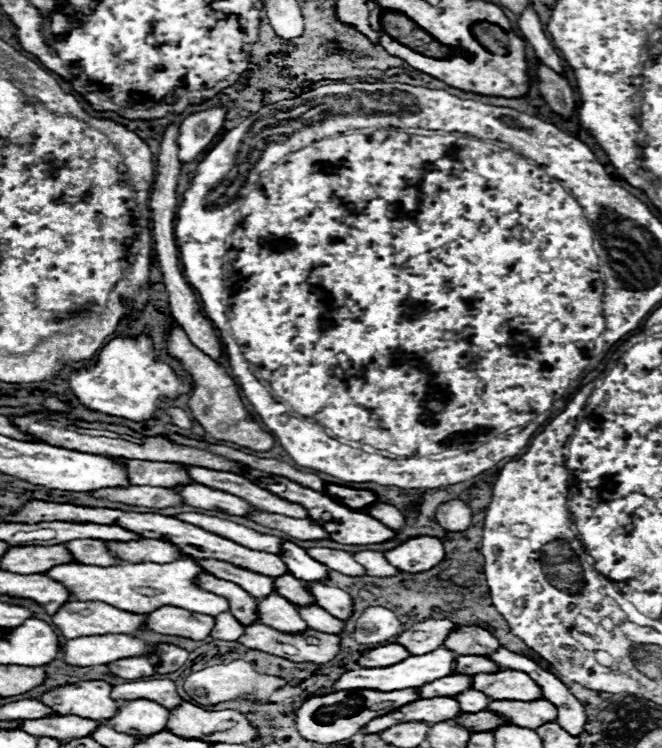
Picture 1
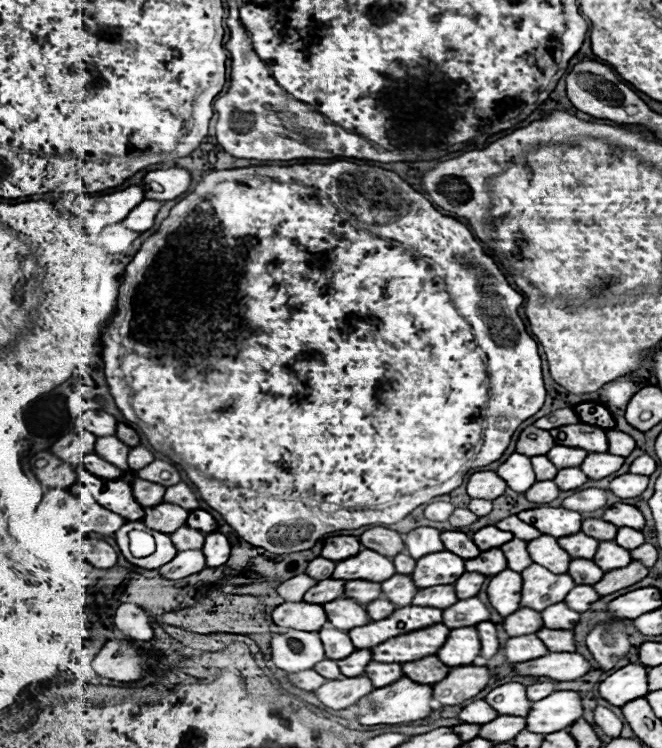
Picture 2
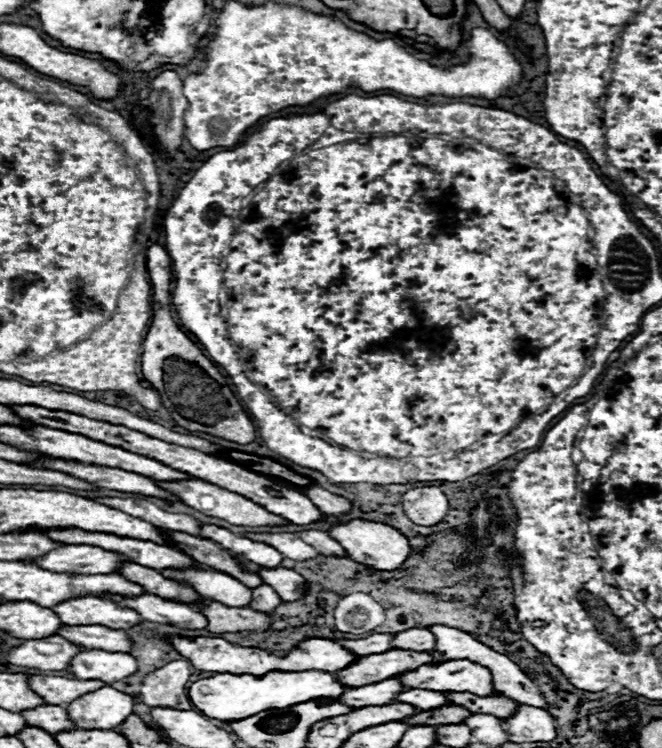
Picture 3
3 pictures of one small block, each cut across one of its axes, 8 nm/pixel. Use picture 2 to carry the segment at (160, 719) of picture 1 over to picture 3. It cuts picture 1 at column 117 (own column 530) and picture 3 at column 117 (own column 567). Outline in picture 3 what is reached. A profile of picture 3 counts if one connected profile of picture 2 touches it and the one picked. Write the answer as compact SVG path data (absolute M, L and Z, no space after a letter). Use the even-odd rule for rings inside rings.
M104 686L92 694L84 694L70 702L68 714L84 730L114 730L130 714L134 714L134 698Z

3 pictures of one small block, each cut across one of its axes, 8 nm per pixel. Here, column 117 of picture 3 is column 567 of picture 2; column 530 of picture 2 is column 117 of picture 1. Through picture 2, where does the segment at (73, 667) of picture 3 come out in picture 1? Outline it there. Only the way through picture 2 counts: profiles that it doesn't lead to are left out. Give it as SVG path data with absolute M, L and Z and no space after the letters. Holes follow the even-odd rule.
M142 656L122 658L122 660L116 660L116 662L110 662L108 668L110 668L112 674L116 674L120 678L126 678L126 680L138 680L138 678L148 678L148 676L156 674L152 664Z

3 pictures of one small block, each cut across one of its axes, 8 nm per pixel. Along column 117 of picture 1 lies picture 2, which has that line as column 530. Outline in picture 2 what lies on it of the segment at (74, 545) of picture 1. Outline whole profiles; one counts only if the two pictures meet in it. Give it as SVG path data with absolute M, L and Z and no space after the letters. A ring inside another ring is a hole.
M510 540L504 546L500 546L500 550L506 554L508 558L508 568L514 572L522 572L524 568L528 568L528 564L532 564L528 550L526 550L526 542L524 540Z

